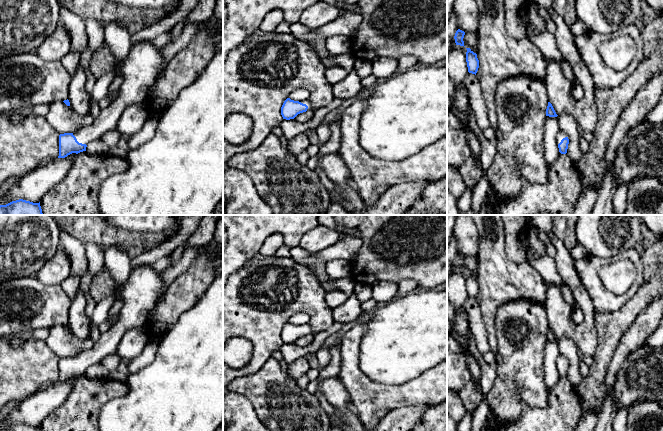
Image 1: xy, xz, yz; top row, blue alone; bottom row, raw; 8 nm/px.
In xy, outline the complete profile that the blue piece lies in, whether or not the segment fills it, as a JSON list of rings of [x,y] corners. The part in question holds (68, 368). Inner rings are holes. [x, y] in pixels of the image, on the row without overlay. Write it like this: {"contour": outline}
{"contour": [[[141,264],[131,270],[128,279],[119,289],[123,303],[119,320],[94,346],[74,357],[59,359],[59,380],[65,382],[72,377],[86,375],[87,369],[100,362],[105,356],[116,354],[122,336],[127,328],[145,327],[149,314],[160,296],[164,294],[164,280],[149,264]]]}

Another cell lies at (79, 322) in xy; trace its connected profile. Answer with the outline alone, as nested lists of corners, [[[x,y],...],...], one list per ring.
[[[79,291],[76,297],[71,301],[68,324],[72,333],[81,340],[90,338],[91,317],[86,314],[85,309],[86,298],[83,292]]]

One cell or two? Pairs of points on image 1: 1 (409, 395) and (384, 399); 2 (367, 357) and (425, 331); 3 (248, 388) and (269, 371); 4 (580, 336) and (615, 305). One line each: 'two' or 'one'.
1: one
2: one
3: one
4: two

